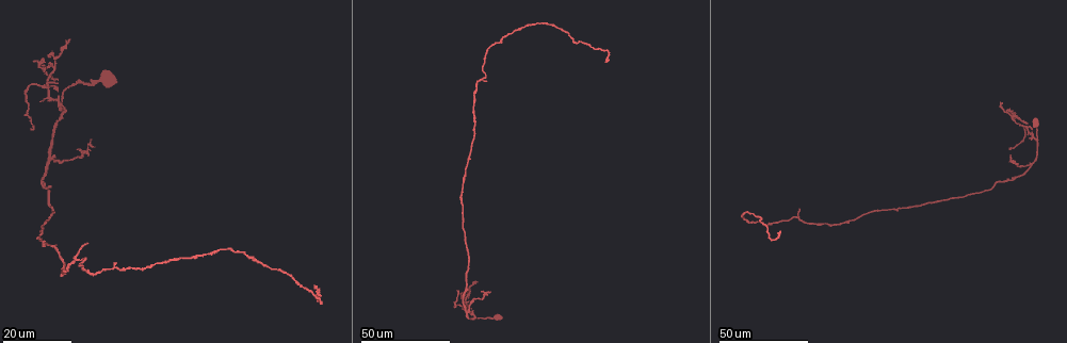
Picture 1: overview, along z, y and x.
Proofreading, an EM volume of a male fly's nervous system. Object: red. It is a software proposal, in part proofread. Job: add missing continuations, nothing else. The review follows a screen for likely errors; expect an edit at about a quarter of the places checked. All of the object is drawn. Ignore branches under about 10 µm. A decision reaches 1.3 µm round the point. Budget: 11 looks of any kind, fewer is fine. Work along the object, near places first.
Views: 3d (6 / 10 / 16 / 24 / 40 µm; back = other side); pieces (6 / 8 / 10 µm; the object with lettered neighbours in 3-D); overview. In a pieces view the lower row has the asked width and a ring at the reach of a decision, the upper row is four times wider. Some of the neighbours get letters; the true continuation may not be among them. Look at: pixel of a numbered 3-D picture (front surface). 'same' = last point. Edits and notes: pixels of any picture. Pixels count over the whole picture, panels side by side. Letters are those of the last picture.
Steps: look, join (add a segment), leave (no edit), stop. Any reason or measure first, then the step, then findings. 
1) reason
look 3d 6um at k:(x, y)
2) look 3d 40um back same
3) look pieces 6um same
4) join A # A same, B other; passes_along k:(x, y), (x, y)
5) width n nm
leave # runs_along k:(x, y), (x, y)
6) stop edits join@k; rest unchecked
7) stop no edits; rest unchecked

free end
look 3d 40um at 1:(798, 209)

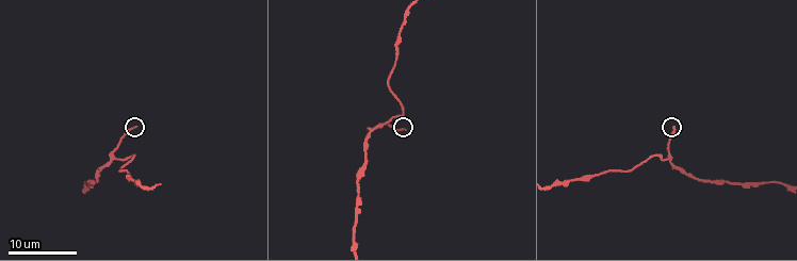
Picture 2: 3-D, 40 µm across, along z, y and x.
look pieces 8um at 2:(137, 128)

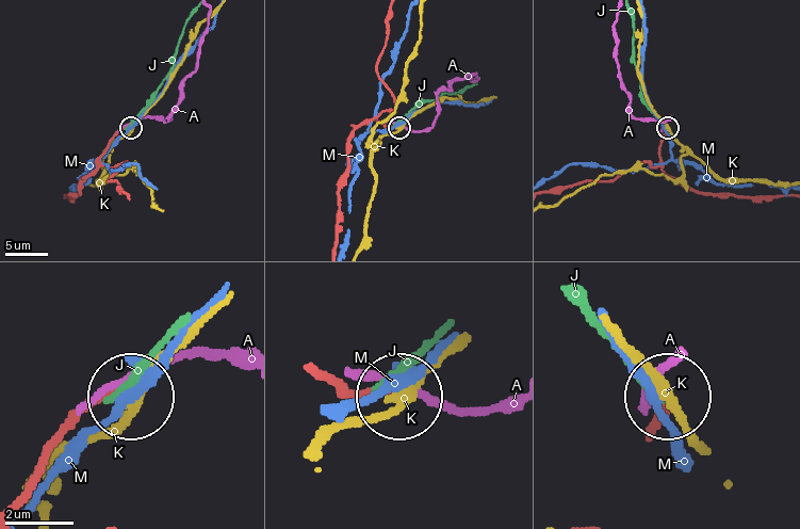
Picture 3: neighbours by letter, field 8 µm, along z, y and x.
leave # A other, J other, K other, M other; no lettered segment goes on from it

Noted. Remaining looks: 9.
tapers out
look 3d 40um at 1:(1008, 109)

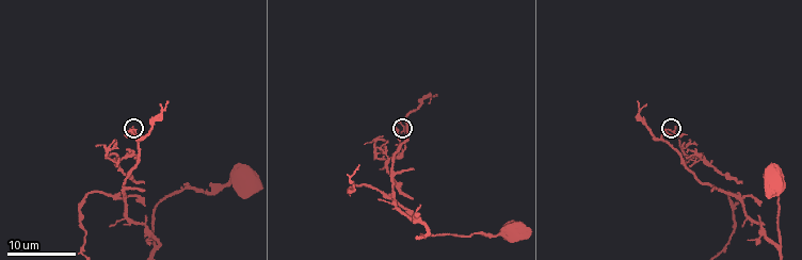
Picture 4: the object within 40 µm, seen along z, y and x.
look 3d 10um at 4:(676, 128)

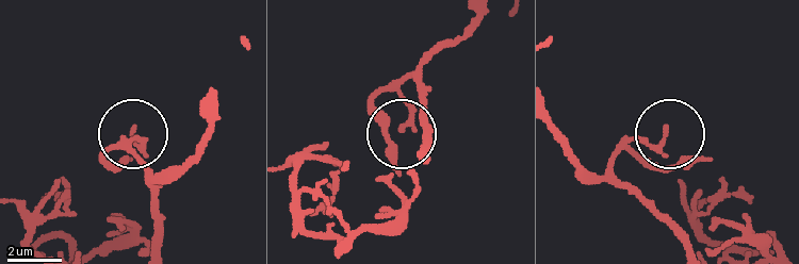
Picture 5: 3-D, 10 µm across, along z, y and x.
see the neighbours
look pieces 6um at 5:(667, 129)

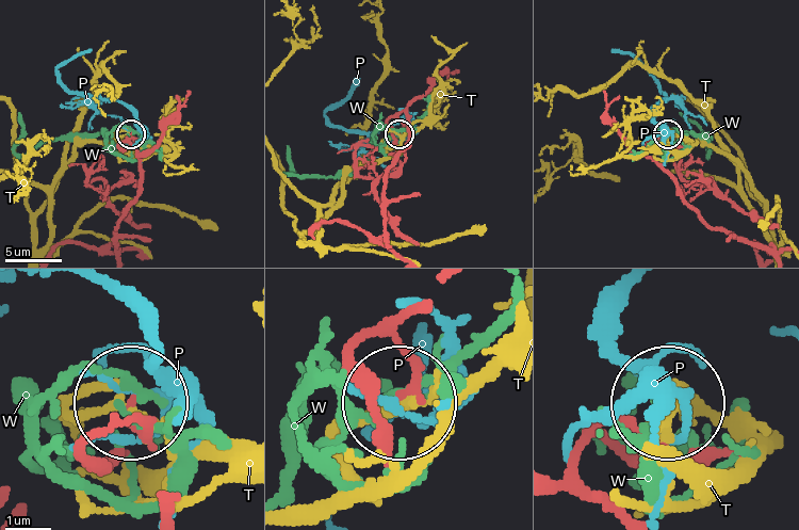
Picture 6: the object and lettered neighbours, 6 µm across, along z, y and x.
width 150 nm
leave # P other, T other, W other; runs_along 6:(418, 308), (400, 332), (410, 378), (400, 400); none of them fits

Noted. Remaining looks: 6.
an open end
look 3d 24um at 4:(145, 216)

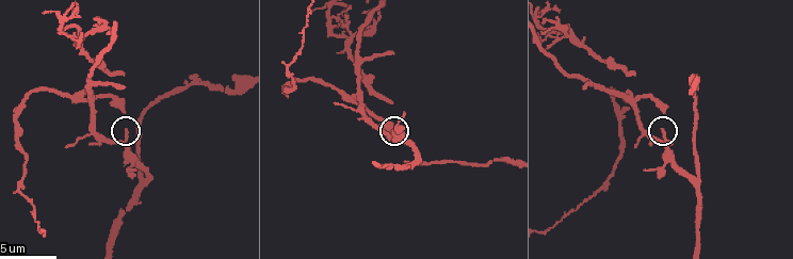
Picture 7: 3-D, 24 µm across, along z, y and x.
look pieces 8um at 7:(128, 131)

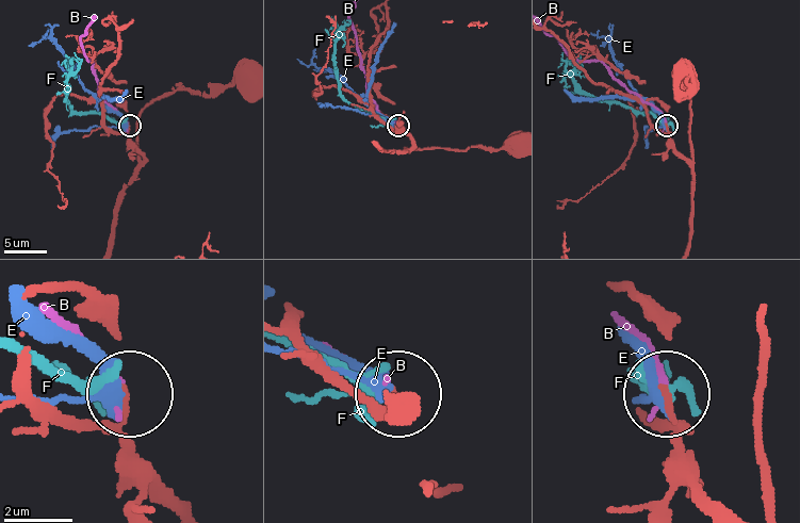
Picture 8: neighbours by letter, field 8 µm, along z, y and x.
width 200 nm
leave # B other, E other, F other; runs_along 8:(169, 504), (132, 443), (127, 394); none of them fits

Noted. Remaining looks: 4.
end of a long branch
look 3d 24um at 1:(457, 290)

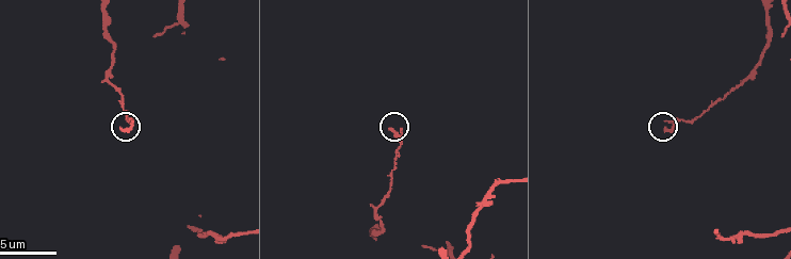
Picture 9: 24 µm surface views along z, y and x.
look pieces 6um at 9:(123, 129)

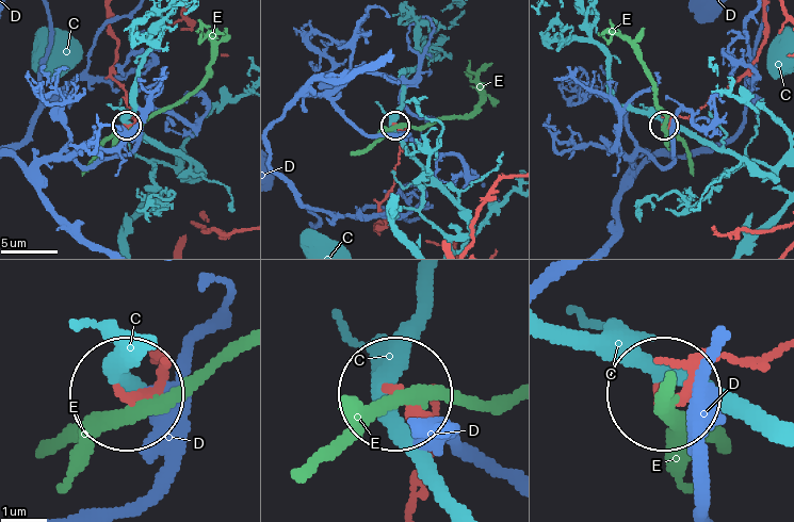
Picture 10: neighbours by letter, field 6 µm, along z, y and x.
leave # C other, D other, E other; none of them fits

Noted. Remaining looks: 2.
look pieces 8um at 7:(584, 88)

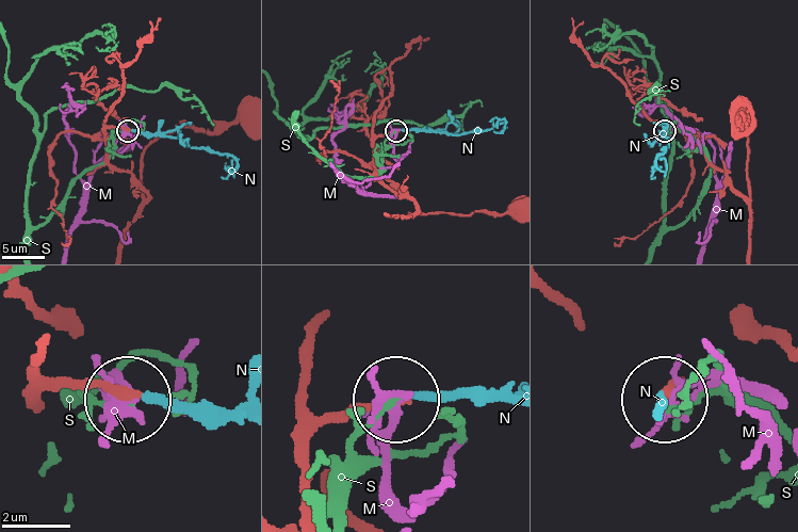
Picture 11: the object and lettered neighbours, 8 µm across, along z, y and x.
width 280 nm
join N # M other, N same, S other; passes_along 11:(49, 388), (123, 388), (192, 405), (243, 405); the neuron continues

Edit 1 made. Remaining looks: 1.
stop edits join@11; rest unchecked

